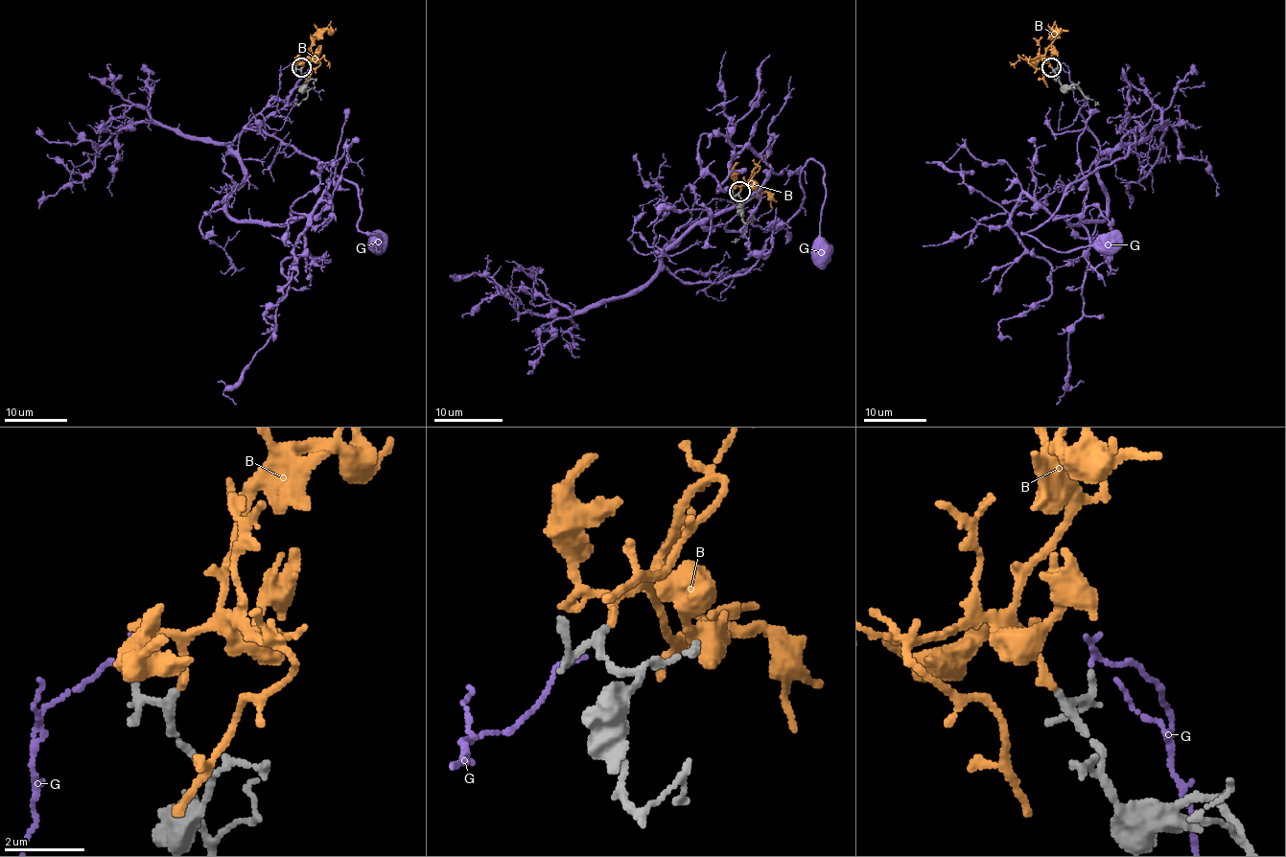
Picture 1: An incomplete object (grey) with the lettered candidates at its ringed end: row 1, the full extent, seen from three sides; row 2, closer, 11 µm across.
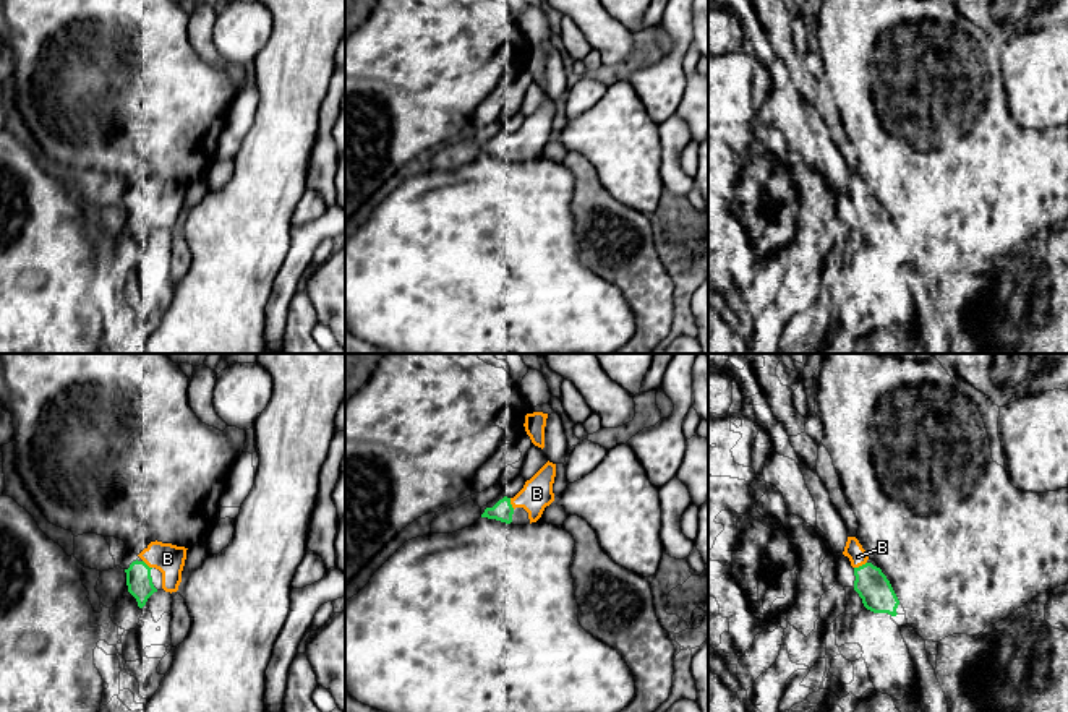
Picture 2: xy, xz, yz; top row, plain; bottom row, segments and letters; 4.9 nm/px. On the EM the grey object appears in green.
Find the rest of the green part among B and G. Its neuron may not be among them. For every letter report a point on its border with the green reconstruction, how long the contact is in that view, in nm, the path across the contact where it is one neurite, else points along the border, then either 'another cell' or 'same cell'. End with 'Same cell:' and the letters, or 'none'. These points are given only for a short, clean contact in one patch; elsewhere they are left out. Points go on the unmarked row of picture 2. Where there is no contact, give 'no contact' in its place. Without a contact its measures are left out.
B: yz (859, 203) | 70 nm | same cell
G: no contact | another cell
Same cell: B

